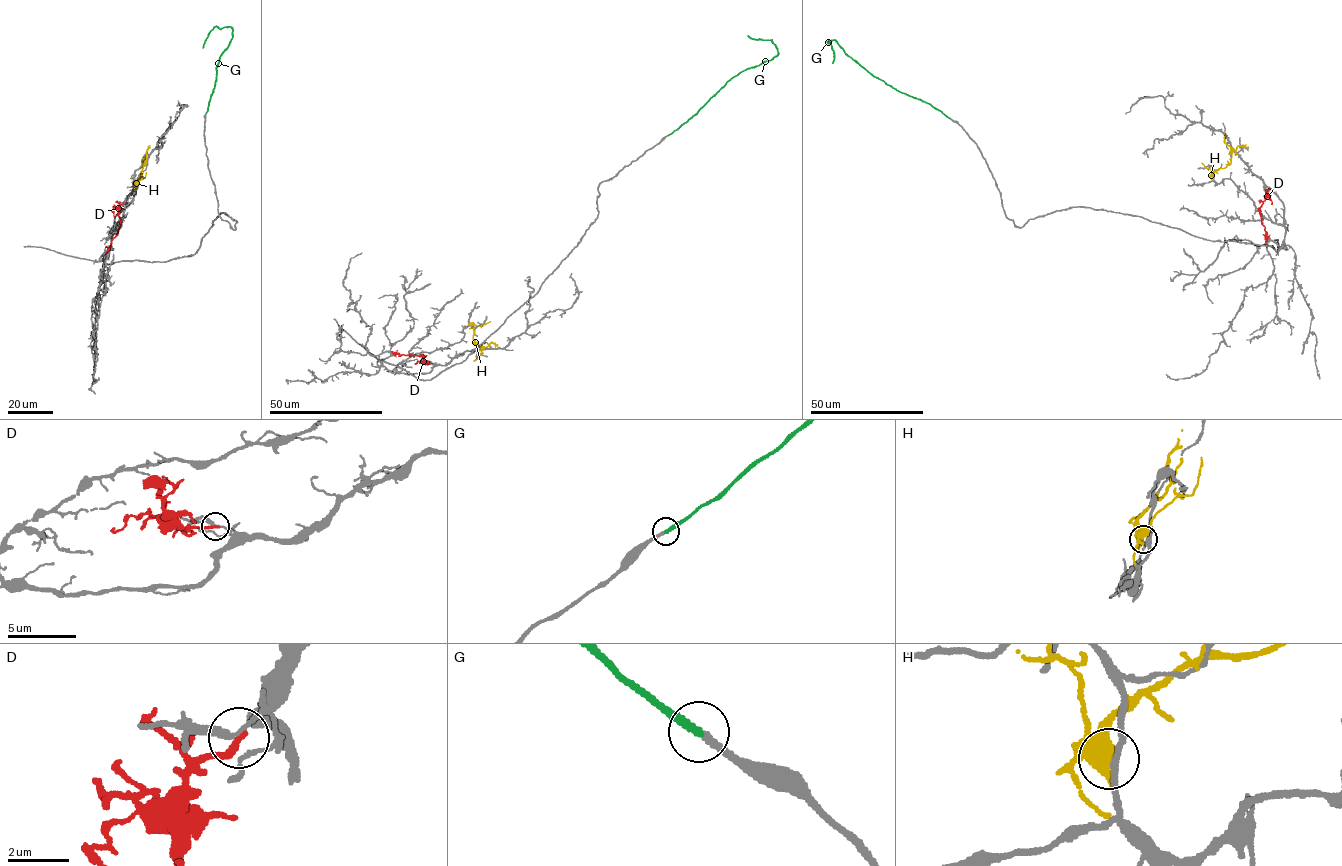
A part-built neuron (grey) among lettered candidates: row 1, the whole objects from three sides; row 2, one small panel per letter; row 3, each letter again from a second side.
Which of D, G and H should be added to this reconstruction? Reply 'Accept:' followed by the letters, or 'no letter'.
Accept: G

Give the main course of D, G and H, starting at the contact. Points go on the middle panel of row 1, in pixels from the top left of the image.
D: (432, 363), (425, 363), (423, 356), (391, 351)
G: (668, 135), (729, 80), (776, 56), (778, 48), (771, 40), (754, 39), (748, 35)
H: (471, 325), (473, 344), (486, 347), (492, 342), (497, 346)

